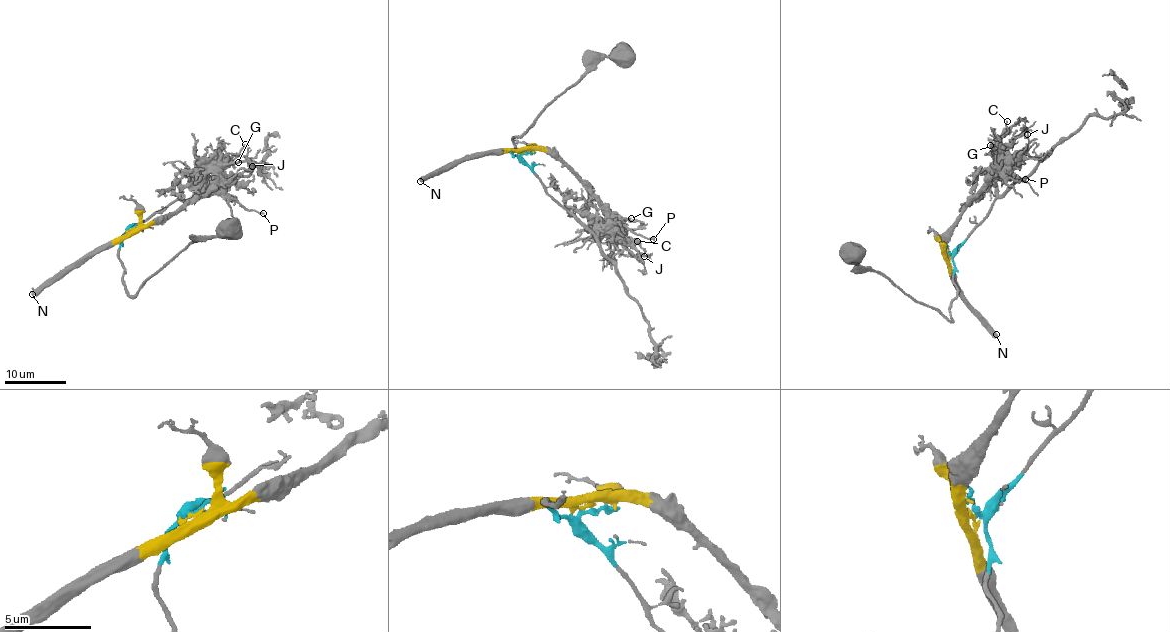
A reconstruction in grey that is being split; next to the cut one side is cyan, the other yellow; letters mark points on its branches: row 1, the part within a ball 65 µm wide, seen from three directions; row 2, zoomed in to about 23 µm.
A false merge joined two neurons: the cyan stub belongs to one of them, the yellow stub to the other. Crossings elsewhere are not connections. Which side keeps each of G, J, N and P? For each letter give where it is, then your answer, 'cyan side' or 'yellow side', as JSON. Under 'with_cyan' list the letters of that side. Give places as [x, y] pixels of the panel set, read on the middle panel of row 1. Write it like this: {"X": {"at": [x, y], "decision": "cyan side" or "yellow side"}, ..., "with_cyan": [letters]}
{"G": {"at": [631, 218], "decision": "yellow side"}, "J": {"at": [644, 256], "decision": "cyan side"}, "N": {"at": [420, 181], "decision": "yellow side"}, "P": {"at": [653, 239], "decision": "yellow side"}, "with_cyan": ["J"]}

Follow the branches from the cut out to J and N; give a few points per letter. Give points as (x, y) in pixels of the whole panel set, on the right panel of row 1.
J: (949, 254), (975, 229), (995, 198), (989, 187), (995, 178), (994, 161), (1015, 156), (1029, 142), (1027, 134)
N: (949, 254), (949, 267), (960, 291), (976, 314), (997, 334)

